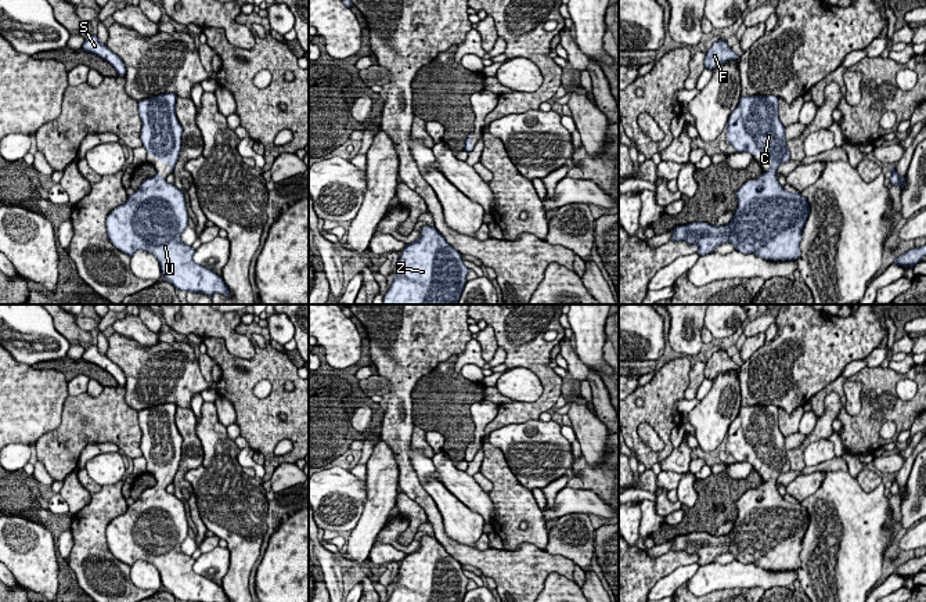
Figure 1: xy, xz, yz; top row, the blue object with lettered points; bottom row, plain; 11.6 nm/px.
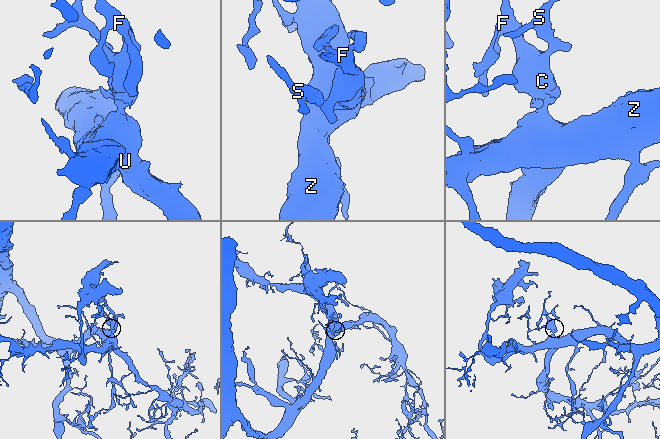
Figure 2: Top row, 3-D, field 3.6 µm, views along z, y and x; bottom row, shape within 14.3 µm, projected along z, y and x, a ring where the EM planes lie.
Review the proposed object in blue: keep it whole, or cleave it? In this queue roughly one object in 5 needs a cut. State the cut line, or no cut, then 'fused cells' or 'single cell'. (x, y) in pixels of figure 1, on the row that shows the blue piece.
no cut; single cell

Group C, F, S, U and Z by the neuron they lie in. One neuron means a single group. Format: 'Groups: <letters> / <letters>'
Groups: C F S U Z

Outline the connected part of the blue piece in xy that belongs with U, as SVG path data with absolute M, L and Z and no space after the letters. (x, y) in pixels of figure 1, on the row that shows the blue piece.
M156 173L154 177L145 179L123 205L115 208L107 216L109 241L129 256L133 256L137 250L152 253L159 262L162 277L176 289L205 293L210 298L215 293L230 296L221 275L197 264L194 262L195 249L181 242L181 234L187 228L190 219L184 194L174 184L169 184L162 174Z

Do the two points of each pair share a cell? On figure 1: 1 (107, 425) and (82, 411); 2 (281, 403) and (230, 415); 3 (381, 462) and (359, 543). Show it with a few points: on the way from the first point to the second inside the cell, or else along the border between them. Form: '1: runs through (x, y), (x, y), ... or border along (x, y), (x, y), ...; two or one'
1: runs through (101, 420), (90, 420), (87, 417); one
2: border along (219, 395), (230, 402), (235, 414), (235, 422); two
3: runs through (381, 482), (381, 500), (370, 523); one

